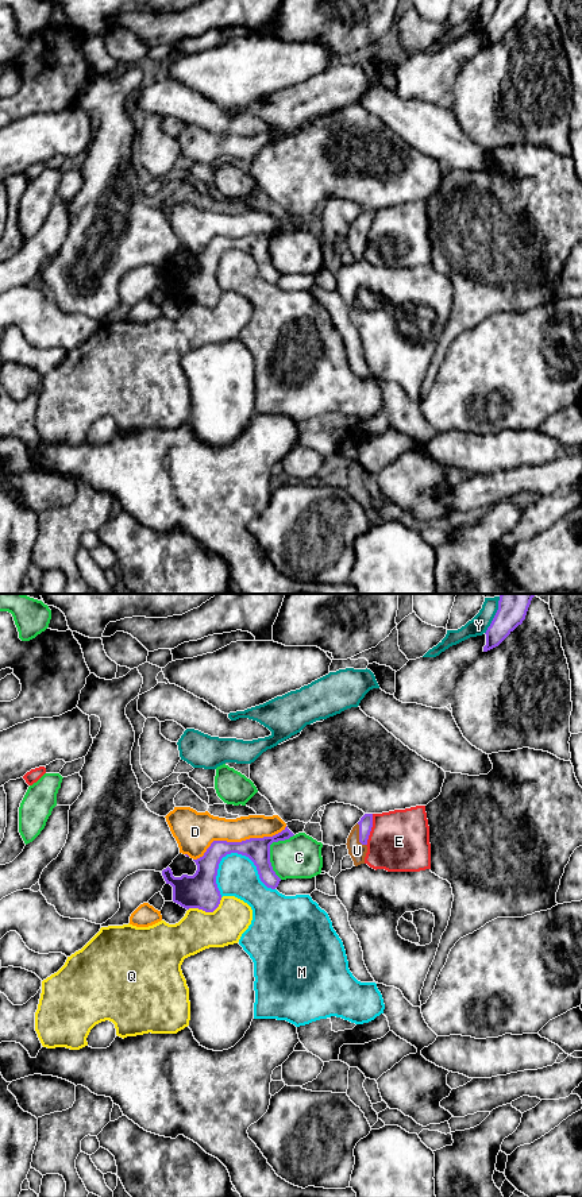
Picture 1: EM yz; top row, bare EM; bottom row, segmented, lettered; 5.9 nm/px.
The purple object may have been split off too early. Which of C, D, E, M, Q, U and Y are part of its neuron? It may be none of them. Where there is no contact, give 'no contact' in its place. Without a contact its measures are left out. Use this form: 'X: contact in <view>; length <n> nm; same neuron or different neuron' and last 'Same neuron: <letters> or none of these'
C: contact in yz; length 280 nm; different neuron
D: contact in yz; length 600 nm; different neuron
E: contact in yz; length 200 nm; different neuron
M: contact in yz; length 380 nm; different neuron
Q: contact in yz; length 220 nm; different neuron
U: contact in yz; length 140 nm; same neuron
Y: contact in yz; length 190 nm; different neuron
Same neuron: U

